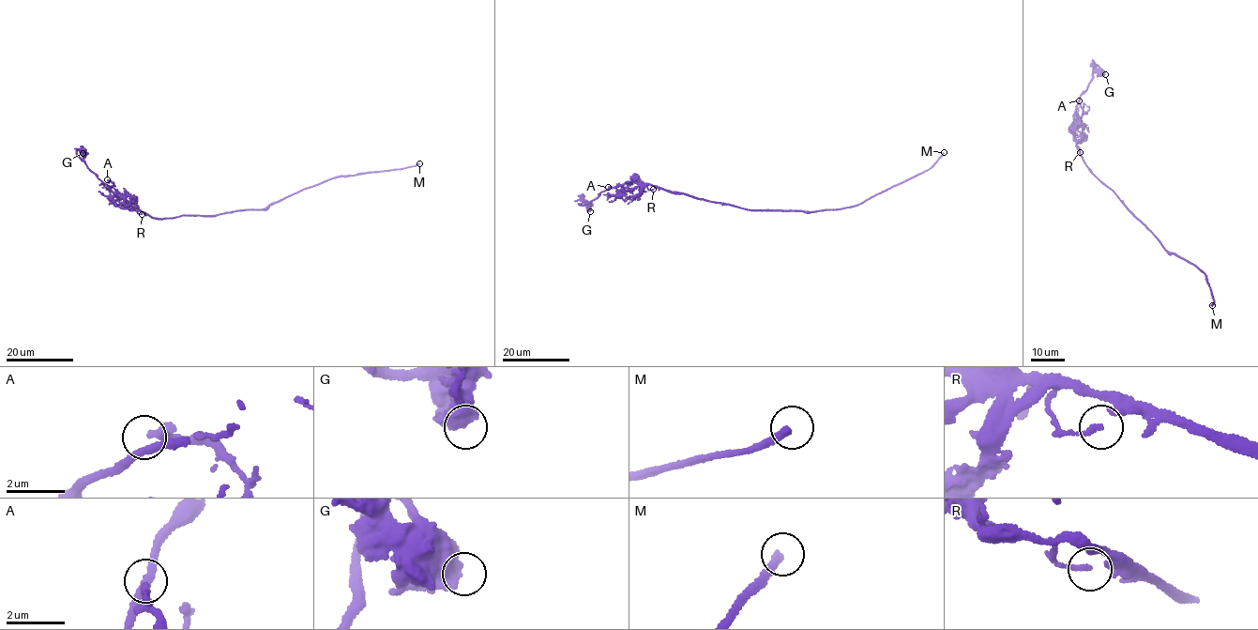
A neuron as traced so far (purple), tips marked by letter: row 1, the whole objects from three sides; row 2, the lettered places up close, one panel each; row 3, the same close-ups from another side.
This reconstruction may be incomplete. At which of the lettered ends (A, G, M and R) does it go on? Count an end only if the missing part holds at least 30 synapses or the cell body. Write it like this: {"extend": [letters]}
{"extend": ["G"]}

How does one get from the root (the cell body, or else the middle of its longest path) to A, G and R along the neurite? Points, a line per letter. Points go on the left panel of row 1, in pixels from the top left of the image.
A: (222, 213), (155, 219), (132, 207), (122, 208), (112, 199), (109, 190), (113, 182), (107, 179)
G: (222, 213), (152, 218), (121, 198), (98, 176), (80, 157), (83, 153)
R: (222, 213), (158, 219), (138, 210), (142, 214)

